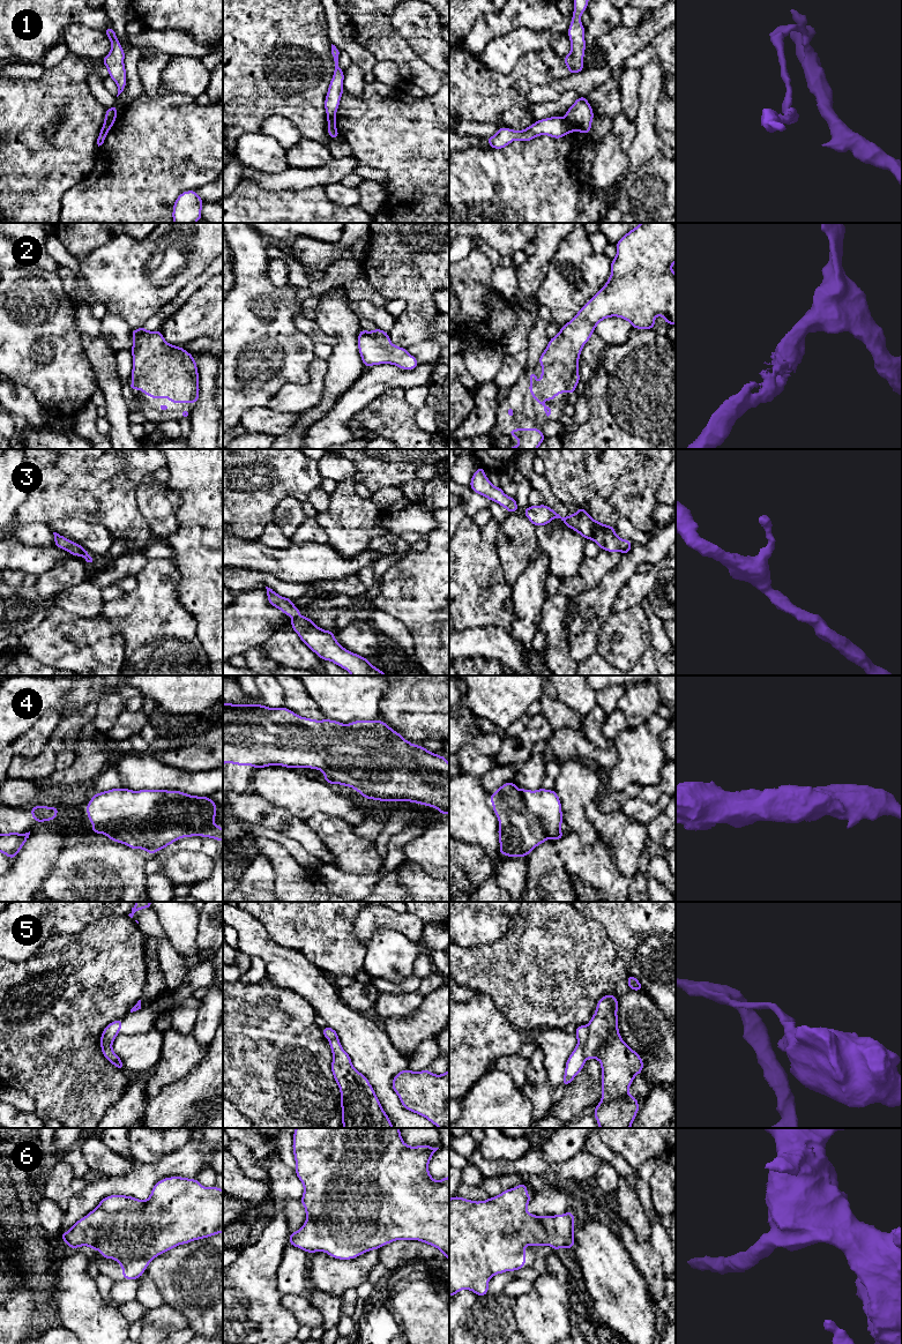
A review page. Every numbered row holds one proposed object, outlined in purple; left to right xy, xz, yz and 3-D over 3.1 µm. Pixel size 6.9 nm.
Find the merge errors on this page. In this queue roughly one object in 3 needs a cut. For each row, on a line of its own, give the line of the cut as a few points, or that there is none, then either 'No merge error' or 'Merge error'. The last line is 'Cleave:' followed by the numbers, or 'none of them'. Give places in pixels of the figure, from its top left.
1: Split along yz (563, 119), (569, 132). Merge error
2: No split. No merge error
3: No split. No merge error
4: No split. No merge error
5: Split along xy (107, 1044), (104, 1054), (122, 1069). Merge error
6: No split. No merge error
Cleave: 1, 5

